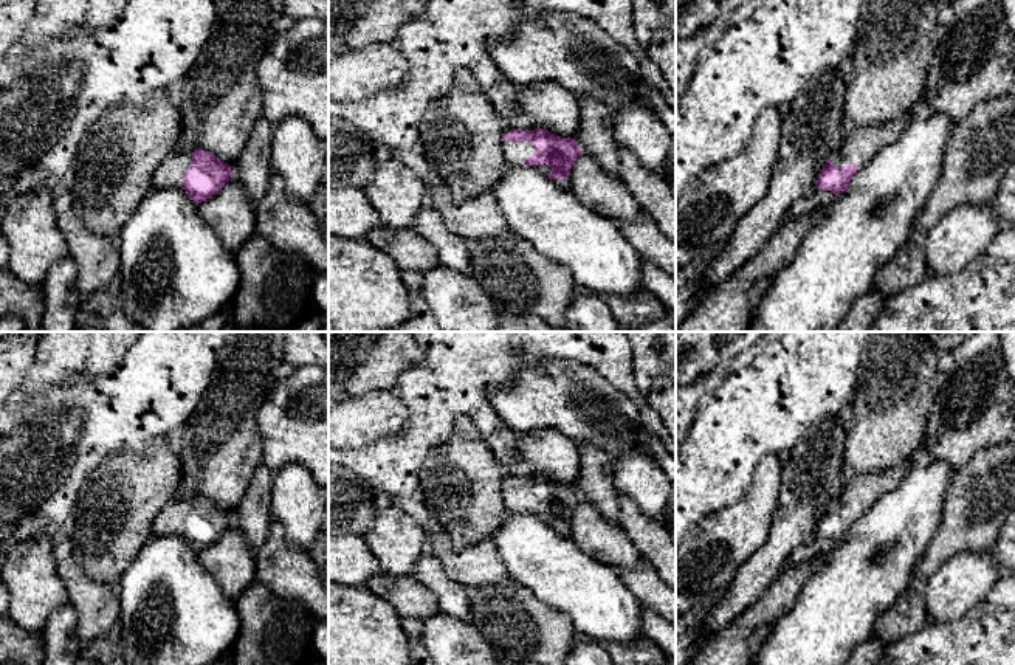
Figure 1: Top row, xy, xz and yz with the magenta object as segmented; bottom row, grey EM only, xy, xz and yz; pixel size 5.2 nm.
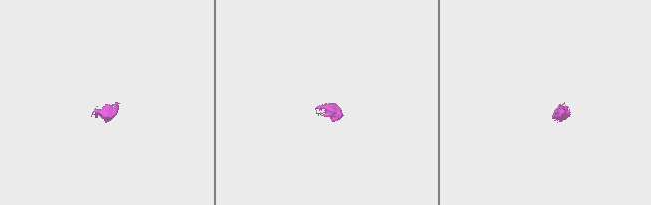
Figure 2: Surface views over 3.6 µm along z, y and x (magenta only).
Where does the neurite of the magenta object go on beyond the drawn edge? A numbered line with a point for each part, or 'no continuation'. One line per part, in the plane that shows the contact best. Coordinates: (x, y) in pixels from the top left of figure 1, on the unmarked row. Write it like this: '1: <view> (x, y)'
1: xz (516, 499)
2: yz (820, 546)

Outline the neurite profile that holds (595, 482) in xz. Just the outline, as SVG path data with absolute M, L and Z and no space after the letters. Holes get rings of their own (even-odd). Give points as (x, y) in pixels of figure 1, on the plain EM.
M578 443L580 476L576 490L607 522L618 527L620 493L614 485L615 459L592 443Z

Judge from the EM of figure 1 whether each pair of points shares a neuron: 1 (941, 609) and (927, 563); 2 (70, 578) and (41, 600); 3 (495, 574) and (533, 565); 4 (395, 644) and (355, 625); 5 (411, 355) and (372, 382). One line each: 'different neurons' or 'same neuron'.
1: different neurons
2: different neurons
3: different neurons
4: same neuron
5: same neuron

